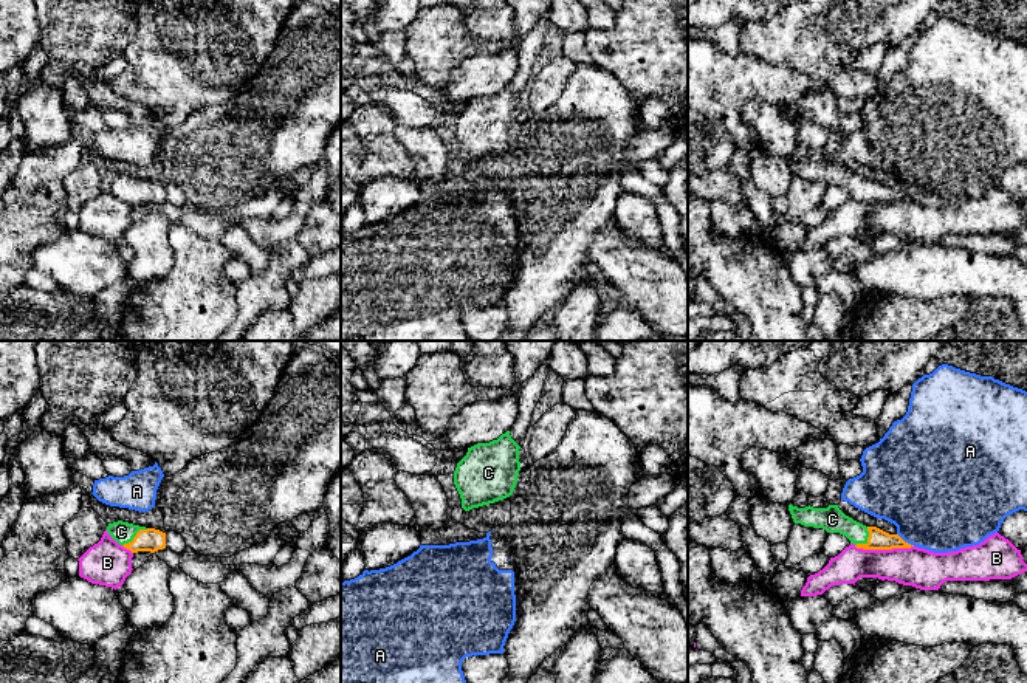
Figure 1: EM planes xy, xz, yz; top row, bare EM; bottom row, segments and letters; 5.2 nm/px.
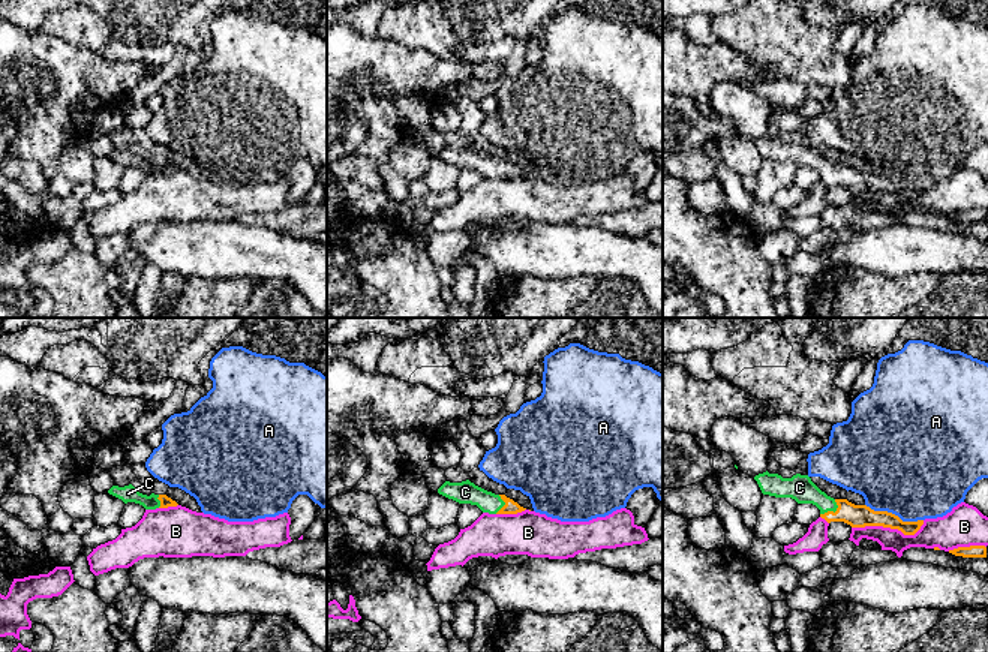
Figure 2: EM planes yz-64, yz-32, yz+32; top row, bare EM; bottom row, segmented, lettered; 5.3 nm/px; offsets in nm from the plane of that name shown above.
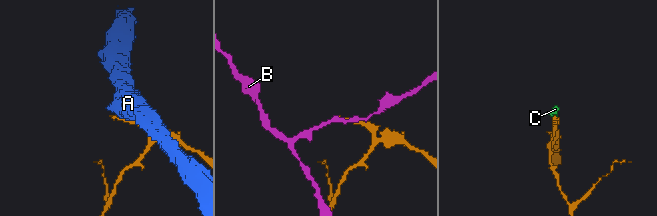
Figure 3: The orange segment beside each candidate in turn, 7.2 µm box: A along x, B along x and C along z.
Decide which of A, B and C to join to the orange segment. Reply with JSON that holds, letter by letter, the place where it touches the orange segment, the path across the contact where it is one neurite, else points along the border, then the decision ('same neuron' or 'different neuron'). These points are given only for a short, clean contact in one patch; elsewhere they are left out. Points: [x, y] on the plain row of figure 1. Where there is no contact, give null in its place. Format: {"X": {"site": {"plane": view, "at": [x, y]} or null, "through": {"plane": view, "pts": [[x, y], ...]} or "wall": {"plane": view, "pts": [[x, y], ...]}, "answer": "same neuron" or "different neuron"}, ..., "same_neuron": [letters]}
{"A": {"site": {"plane": "yz", "at": [906, 195]}, "wall": {"plane": "yz", "pts": [[897, 186], [914, 199]]}, "answer": "different neuron"}, "B": {"site": {"plane": "yz", "at": [883, 202]}, "answer": "different neuron"}, "C": {"site": {"plane": "xy", "at": [135, 189]}, "through": {"plane": "xy", "pts": [[151, 192], [135, 189], [121, 185]]}, "answer": "same neuron"}, "same_neuron": ["C"]}

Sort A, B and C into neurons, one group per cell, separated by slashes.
A / B / C

